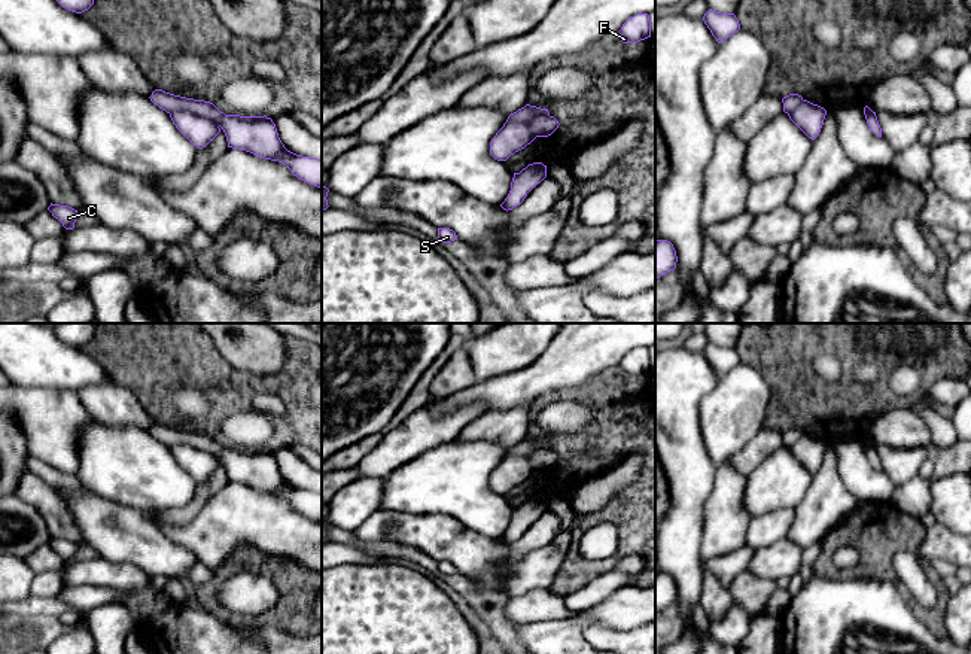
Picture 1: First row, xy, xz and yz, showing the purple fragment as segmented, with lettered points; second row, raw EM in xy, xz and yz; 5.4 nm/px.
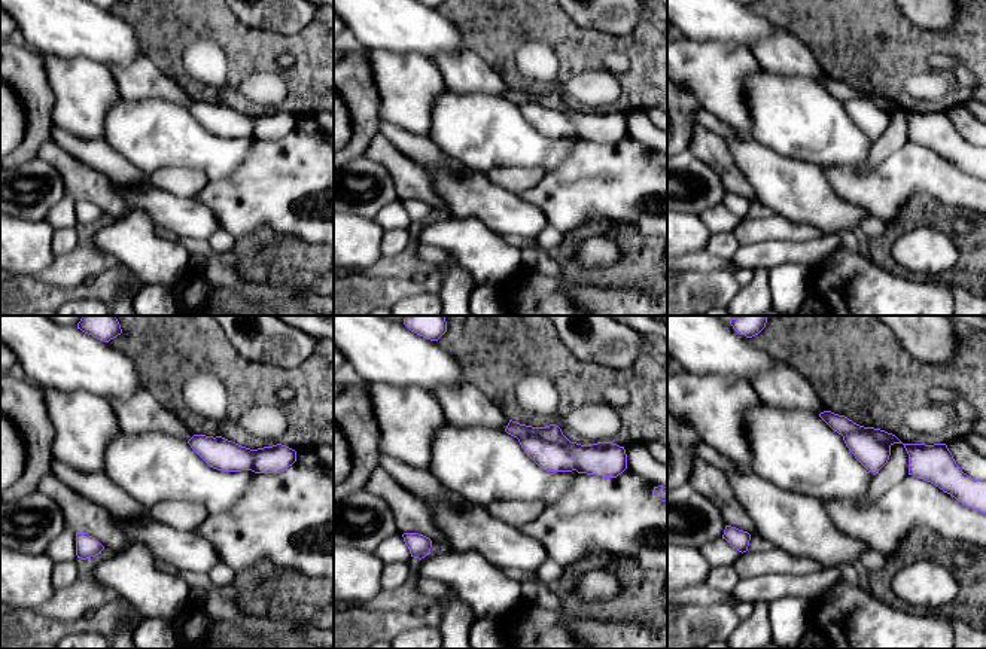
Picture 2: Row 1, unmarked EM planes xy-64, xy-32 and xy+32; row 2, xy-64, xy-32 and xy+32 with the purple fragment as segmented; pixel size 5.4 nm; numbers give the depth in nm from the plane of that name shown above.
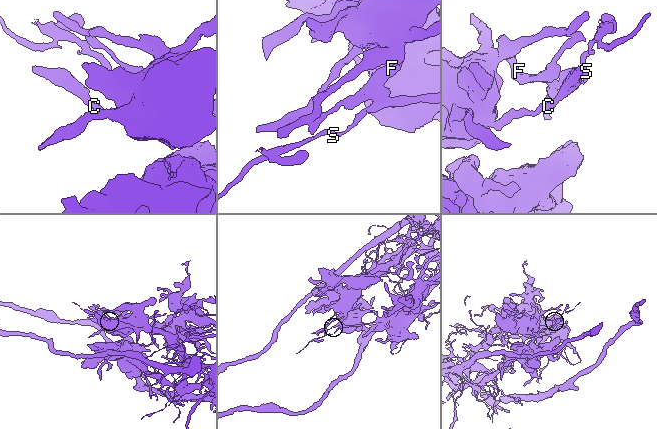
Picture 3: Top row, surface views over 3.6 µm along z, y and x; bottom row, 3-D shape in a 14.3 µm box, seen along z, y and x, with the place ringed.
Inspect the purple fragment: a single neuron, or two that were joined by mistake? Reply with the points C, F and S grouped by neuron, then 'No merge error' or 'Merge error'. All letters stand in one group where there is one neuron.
Groups: C F / S. Merge error

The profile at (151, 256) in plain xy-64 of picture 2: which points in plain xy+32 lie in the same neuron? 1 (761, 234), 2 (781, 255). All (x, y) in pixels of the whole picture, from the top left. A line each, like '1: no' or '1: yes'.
1: yes
2: no

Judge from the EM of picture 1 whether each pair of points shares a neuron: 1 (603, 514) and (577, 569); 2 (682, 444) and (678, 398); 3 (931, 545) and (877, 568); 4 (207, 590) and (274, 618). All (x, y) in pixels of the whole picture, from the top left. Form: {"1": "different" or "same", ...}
{"1": "same", "2": "same", "3": "different", "4": "same"}

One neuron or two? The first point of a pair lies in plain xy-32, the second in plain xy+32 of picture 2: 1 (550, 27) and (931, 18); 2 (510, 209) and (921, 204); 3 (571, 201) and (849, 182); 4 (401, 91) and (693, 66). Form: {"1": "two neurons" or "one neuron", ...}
{"1": "two neurons", "2": "two neurons", "3": "one neuron", "4": "one neuron"}

